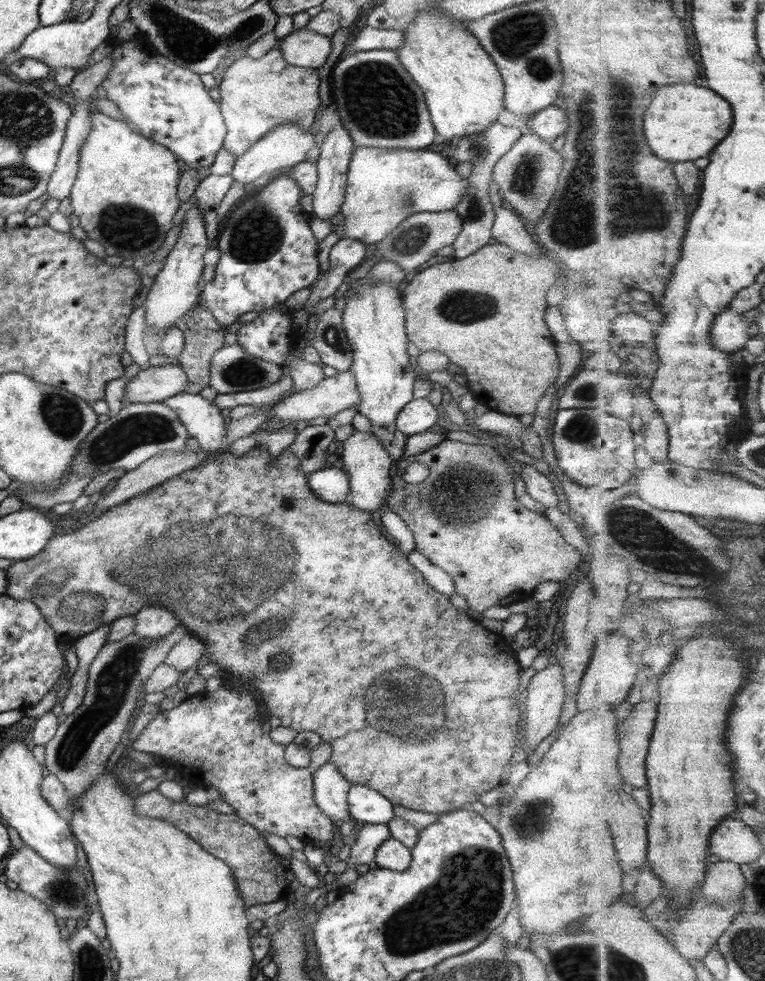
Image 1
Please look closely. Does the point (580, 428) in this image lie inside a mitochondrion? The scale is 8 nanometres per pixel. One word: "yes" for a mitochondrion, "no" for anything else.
yes

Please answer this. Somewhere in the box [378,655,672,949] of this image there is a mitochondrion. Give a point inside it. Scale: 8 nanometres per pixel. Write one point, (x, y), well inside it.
(524, 823)

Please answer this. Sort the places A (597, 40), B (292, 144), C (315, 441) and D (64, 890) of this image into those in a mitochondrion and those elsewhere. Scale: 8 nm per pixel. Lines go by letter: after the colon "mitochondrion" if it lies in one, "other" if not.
A: other
B: other
C: other
D: mitochondrion

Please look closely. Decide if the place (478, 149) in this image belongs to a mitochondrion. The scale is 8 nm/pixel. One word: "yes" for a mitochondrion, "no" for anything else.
yes

